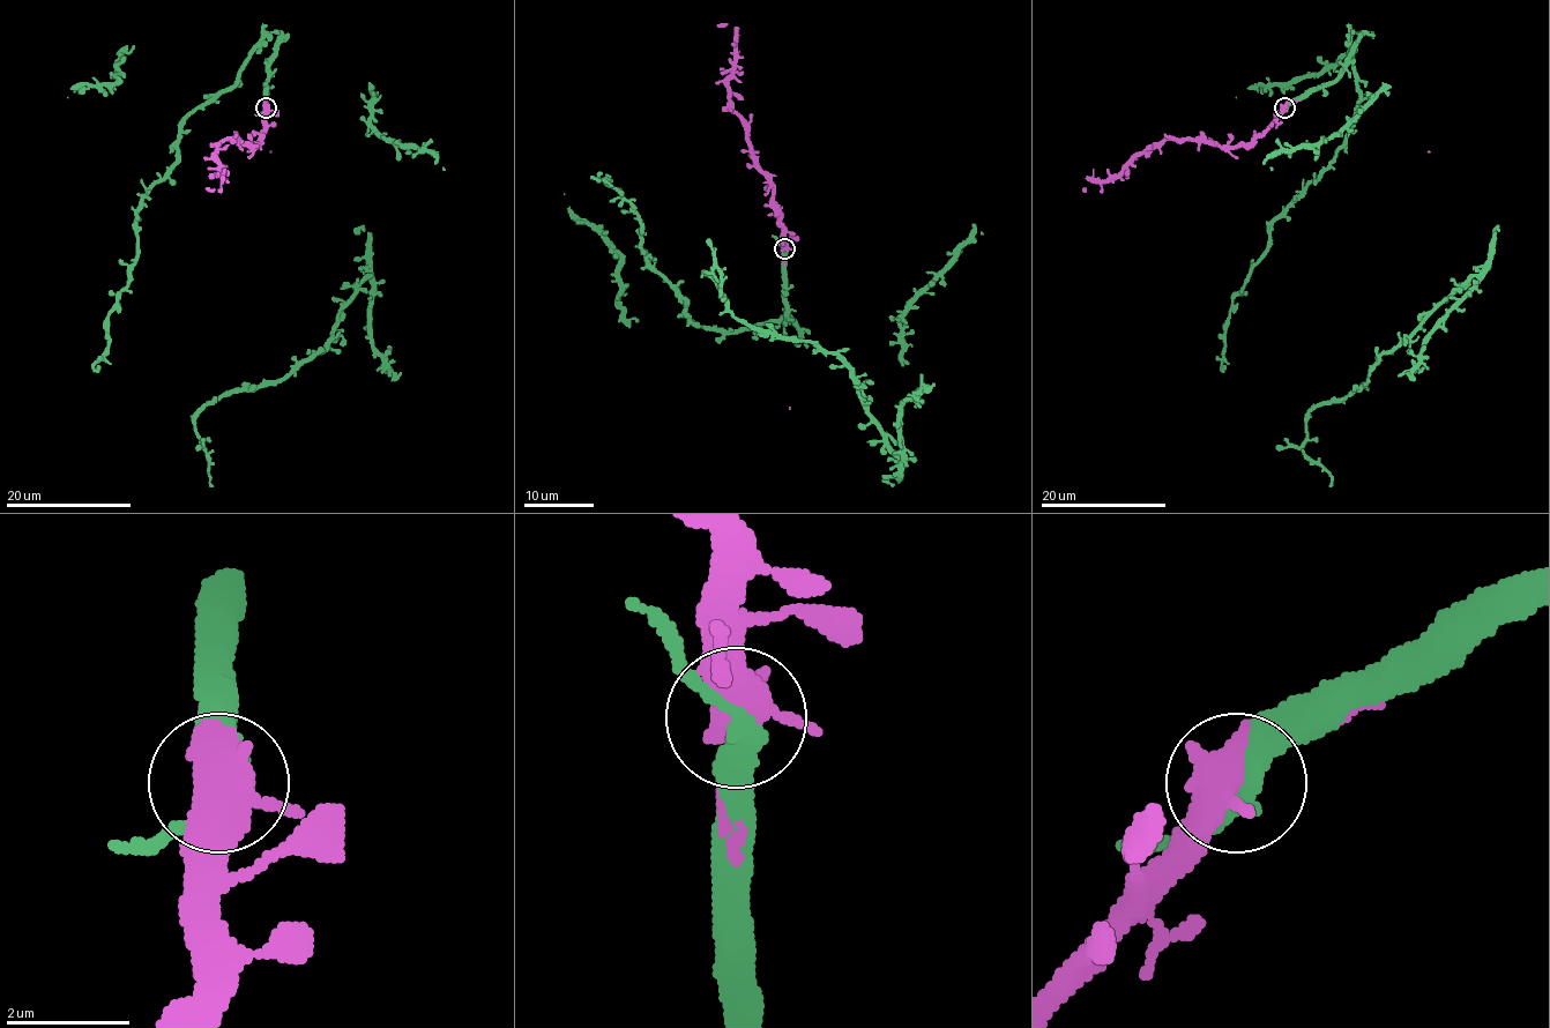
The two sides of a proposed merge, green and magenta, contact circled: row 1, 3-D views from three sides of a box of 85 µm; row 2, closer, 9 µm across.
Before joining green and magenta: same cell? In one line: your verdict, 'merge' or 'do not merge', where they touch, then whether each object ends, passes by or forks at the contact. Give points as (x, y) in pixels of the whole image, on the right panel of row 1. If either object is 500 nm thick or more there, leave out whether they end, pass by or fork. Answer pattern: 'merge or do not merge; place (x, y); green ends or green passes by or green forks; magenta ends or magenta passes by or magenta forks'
merge; place (1284, 107)

